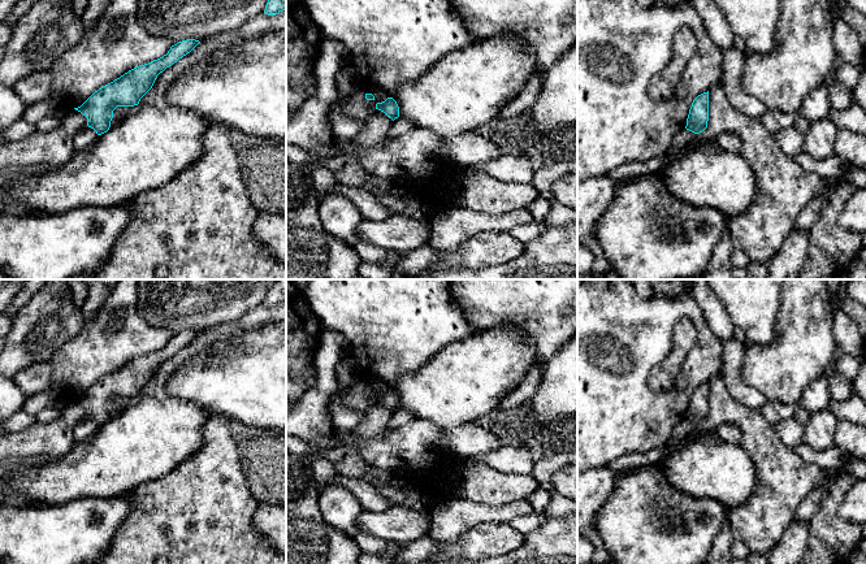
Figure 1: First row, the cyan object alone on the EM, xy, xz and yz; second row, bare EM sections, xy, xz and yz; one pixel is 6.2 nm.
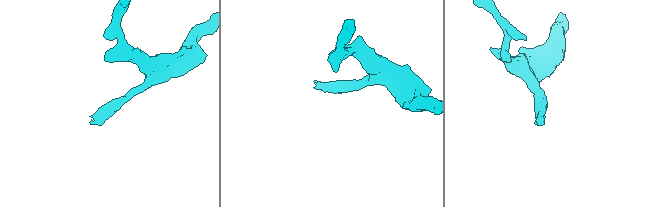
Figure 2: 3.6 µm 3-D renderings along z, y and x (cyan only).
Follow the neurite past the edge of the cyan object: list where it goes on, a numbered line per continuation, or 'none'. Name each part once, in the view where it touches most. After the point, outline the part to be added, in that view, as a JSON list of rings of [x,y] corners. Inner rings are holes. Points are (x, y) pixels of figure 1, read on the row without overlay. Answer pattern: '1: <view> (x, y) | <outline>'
1: xy (55, 439) | [[[69,400],[61,407],[61,417],[53,422],[36,422],[17,433],[0,430],[0,461],[13,456],[47,456],[56,460],[66,455],[74,444],[74,426],[86,417],[86,407]]]

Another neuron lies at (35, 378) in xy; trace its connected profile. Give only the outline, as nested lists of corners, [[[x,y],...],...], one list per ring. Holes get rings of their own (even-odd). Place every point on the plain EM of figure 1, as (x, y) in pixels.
[[[49,361],[35,363],[16,373],[12,379],[26,396],[43,392],[52,385],[51,364]]]

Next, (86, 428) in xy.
[[[86,417],[81,420],[73,429],[73,441],[82,442],[95,434],[98,425],[94,420]]]

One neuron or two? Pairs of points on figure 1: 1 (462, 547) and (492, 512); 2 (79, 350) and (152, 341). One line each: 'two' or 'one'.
1: two
2: one

